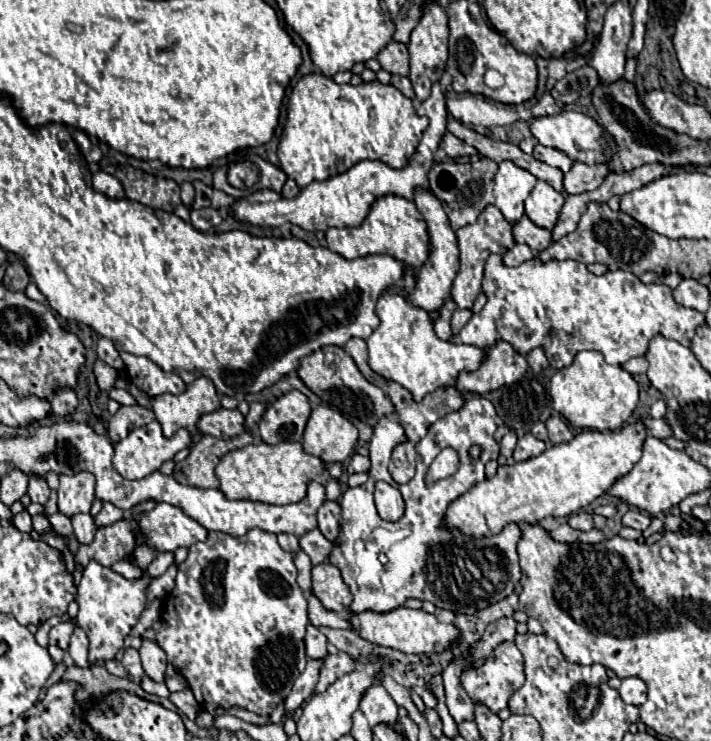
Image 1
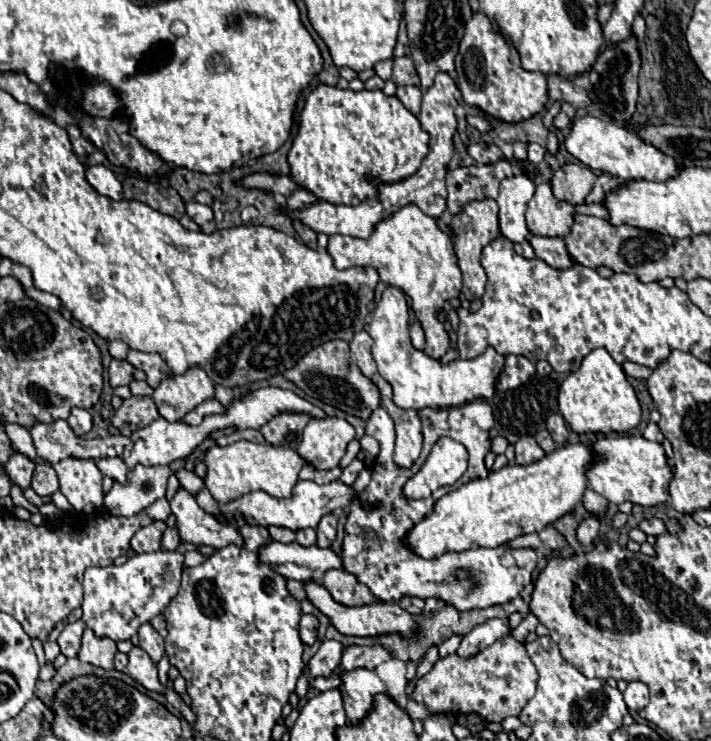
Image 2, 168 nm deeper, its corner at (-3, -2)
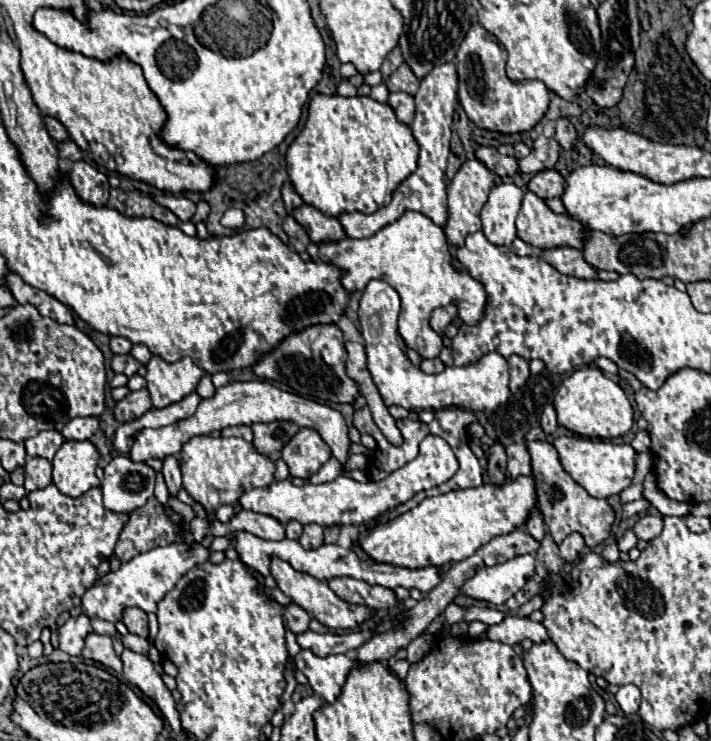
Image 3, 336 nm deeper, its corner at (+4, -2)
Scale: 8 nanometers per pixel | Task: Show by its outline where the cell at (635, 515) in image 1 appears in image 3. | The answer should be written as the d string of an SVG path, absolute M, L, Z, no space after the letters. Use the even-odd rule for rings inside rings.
M644 515L636 525L634 525L634 533L638 539L650 541L656 535L660 535L662 531L662 517L660 515Z

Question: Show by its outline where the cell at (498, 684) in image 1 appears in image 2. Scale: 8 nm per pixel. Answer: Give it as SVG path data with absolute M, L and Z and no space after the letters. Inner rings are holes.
M511 635L495 641L473 657L459 657L457 653L439 659L433 669L417 681L413 699L423 703L431 715L437 713L475 713L483 721L501 723L505 717L519 715L525 703L535 695L537 669L527 657L523 643Z

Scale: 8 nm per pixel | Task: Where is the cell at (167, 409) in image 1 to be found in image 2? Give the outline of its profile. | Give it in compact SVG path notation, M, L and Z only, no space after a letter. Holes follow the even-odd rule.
M191 367L183 375L165 377L153 393L153 401L167 421L179 421L195 405L213 397L213 381L201 367Z

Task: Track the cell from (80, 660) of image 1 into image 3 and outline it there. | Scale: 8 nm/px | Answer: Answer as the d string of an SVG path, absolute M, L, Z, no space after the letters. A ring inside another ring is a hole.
M90 633L86 637L84 649L82 649L82 657L84 659L92 659L96 663L102 663L104 667L114 669L116 673L122 673L122 661L120 661L120 657L116 657L116 653L112 649L112 639L106 637L106 635Z

